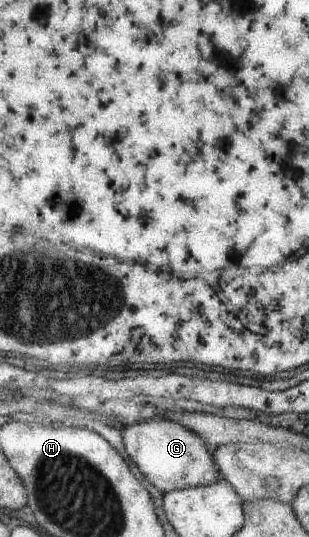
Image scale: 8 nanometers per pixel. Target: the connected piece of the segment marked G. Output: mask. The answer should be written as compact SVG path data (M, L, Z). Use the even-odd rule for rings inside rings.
M154 418L126 425L119 431L125 452L140 469L143 481L155 486L160 492L206 486L222 478L214 464L209 446L181 424Z

